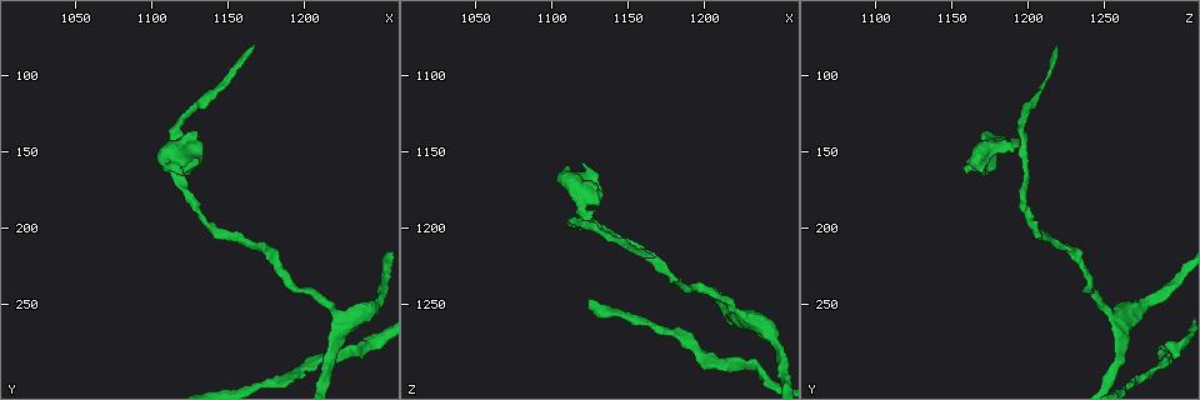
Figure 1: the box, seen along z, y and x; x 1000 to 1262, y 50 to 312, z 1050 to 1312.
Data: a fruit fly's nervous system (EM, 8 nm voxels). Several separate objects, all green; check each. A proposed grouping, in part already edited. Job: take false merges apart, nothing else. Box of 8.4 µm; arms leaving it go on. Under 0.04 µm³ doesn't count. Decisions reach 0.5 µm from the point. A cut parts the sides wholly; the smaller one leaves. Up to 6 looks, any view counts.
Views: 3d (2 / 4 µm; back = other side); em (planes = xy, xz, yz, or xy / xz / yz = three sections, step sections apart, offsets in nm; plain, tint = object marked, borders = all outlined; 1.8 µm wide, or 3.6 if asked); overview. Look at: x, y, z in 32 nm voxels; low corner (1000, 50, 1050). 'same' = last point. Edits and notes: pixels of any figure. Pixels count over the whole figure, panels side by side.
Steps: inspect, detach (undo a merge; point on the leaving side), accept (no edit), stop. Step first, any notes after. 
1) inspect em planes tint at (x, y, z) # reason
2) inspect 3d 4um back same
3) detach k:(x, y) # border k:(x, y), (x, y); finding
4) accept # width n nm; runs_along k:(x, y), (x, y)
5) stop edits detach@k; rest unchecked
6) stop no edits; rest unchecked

inspect 3d 2um at (1246, 252, 1274) # calibre changes

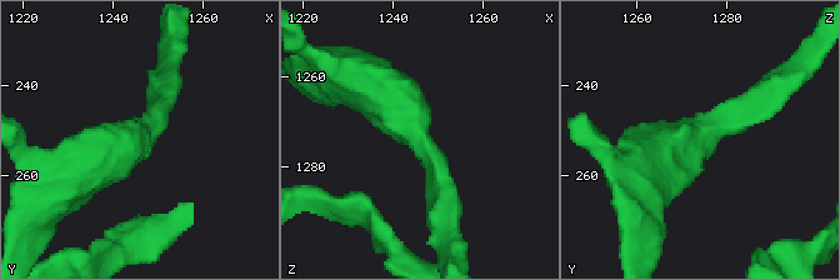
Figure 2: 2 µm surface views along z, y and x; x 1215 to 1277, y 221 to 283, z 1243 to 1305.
inspect em planes tint at (1247, 250, 1276) # need the tissue

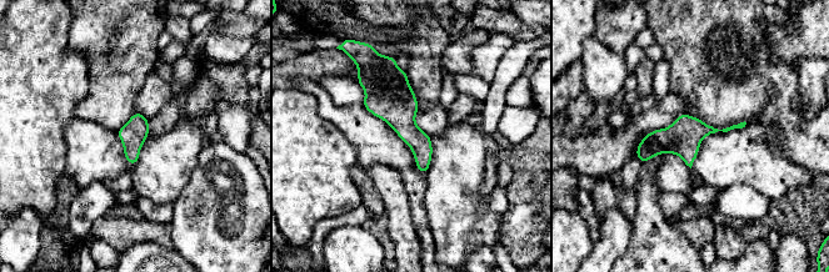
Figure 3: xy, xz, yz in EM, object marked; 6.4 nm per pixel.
accept # all the same neuron

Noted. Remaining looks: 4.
inspect em planes tint at (1198, 242, 1242) # thin neck

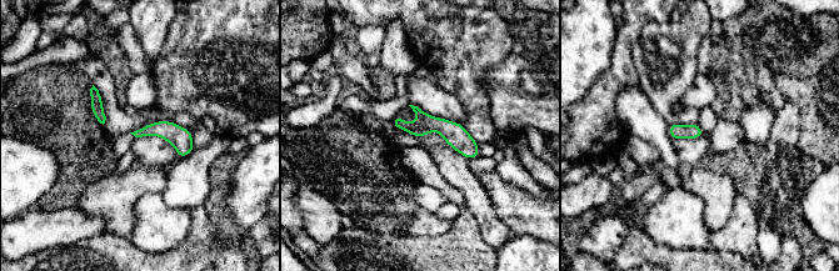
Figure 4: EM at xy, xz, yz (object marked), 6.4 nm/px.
accept # width 100 nm; one neuron here

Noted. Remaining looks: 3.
inspect 3d 4um back at (1120, 146, 1180) # abrupt turn

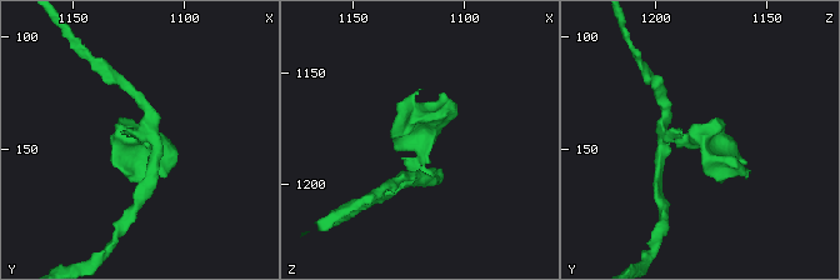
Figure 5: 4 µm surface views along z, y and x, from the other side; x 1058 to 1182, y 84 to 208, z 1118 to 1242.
inspect em planes tint at (1118, 146, 1180)

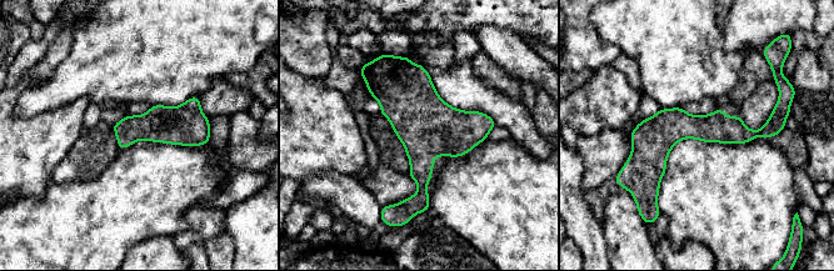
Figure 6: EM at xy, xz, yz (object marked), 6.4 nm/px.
accept # width 220 nm; runs_along 6:(774, 125), (755, 134), (669, 129), (630, 160); all the same neuron

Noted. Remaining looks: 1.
stop no edits; rest unchecked

